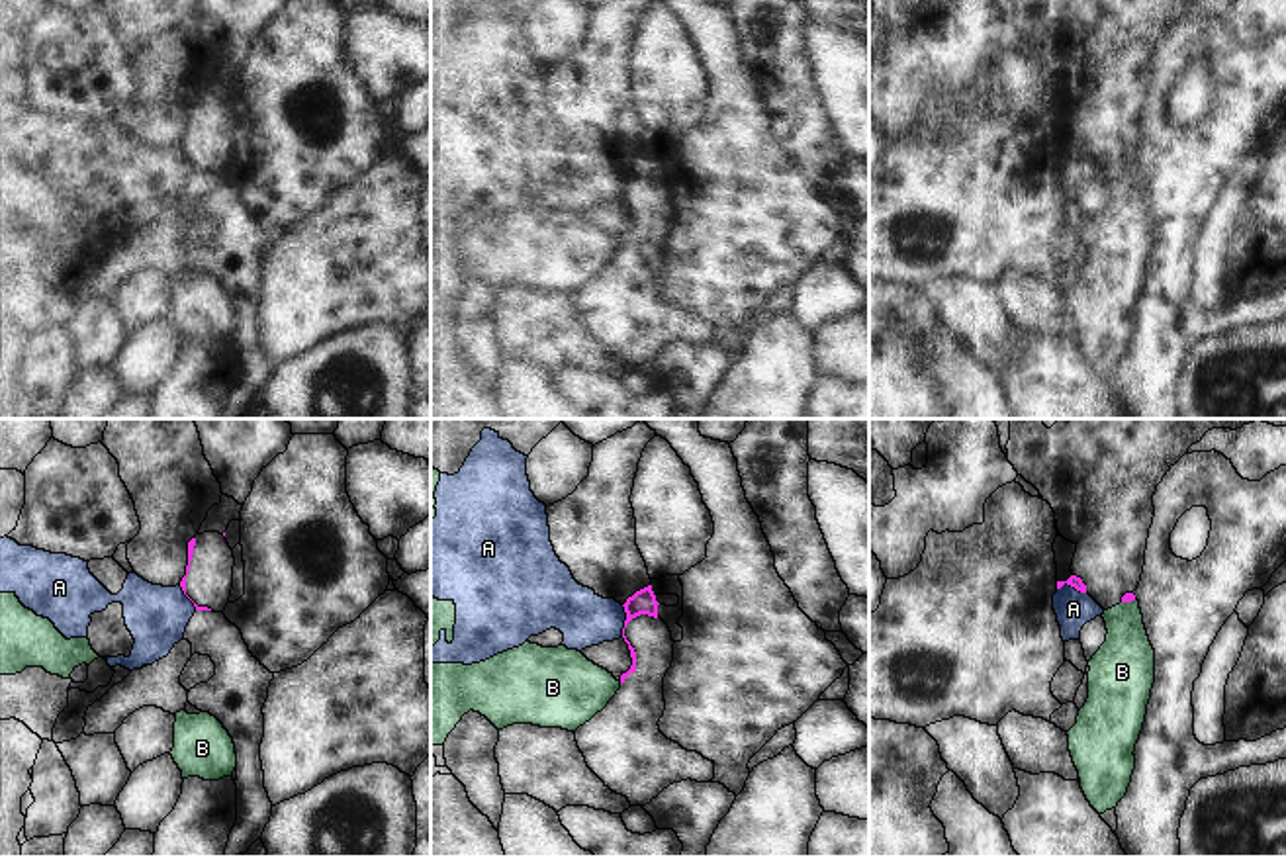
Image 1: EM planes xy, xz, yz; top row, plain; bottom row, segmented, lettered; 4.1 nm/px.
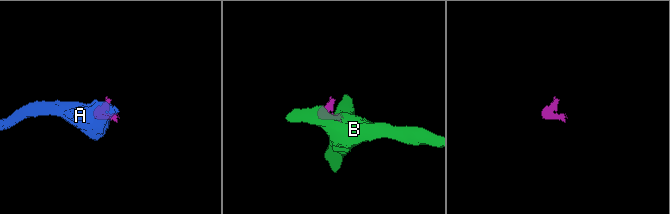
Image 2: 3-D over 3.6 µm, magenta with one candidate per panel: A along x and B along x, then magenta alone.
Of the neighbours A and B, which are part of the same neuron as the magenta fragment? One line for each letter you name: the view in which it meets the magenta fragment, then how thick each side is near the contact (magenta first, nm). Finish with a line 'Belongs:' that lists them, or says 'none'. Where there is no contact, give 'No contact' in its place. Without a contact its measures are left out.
Belongs: none.

